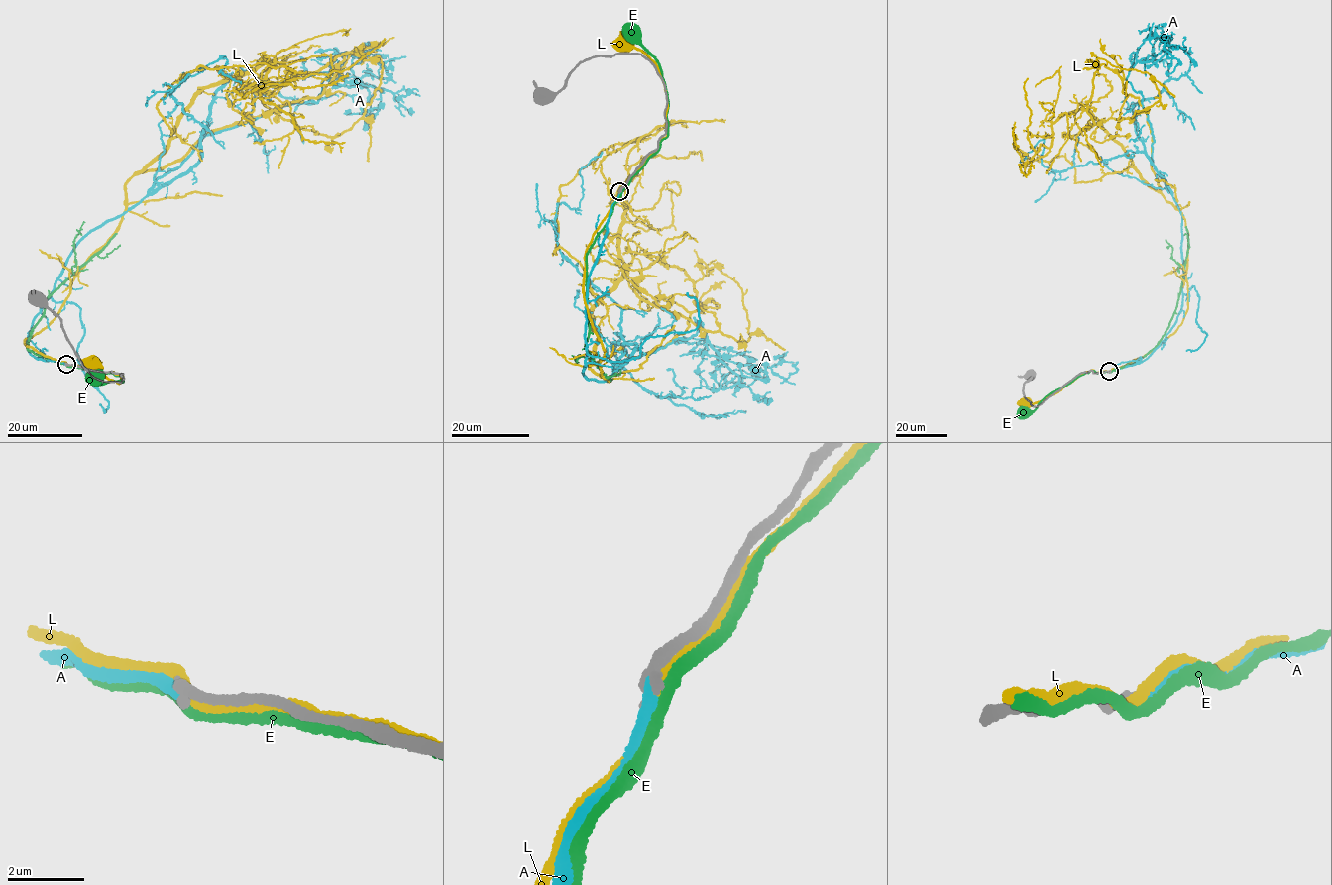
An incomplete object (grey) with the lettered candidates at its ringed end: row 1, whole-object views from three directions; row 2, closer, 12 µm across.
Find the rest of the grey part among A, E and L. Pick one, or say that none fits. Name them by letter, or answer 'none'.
none

